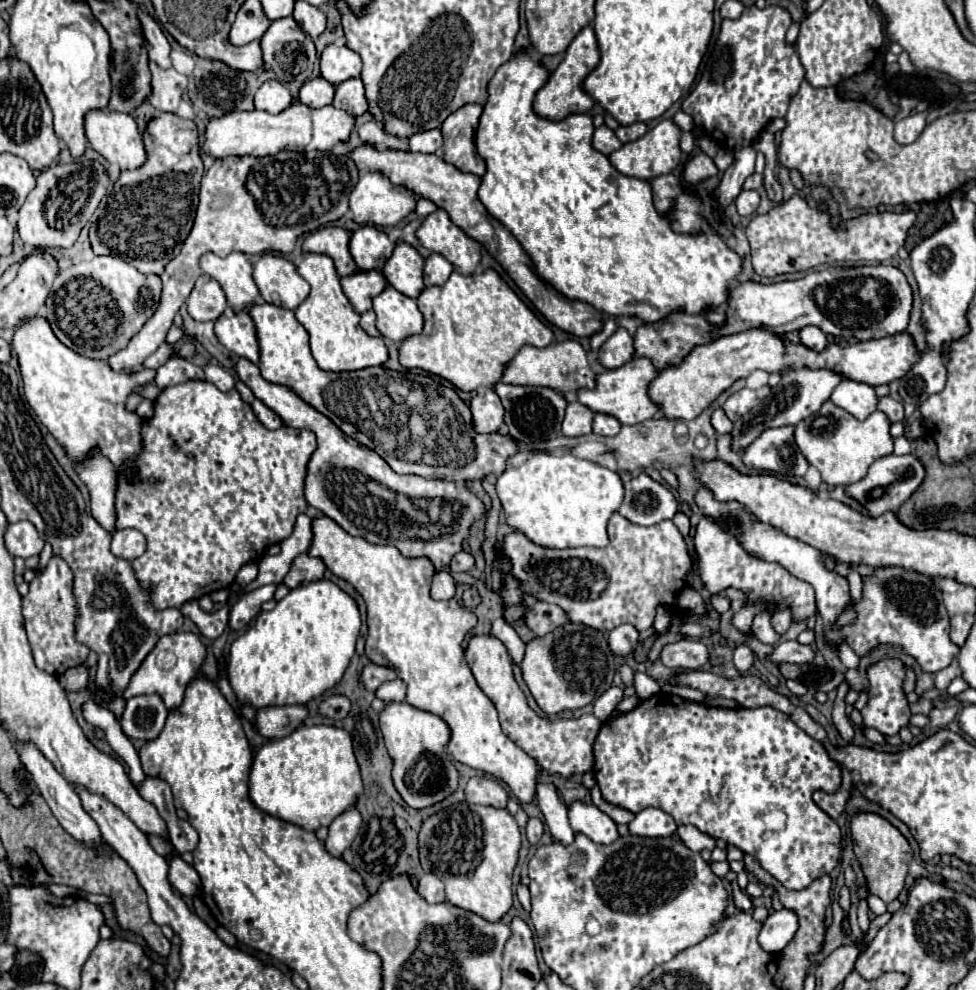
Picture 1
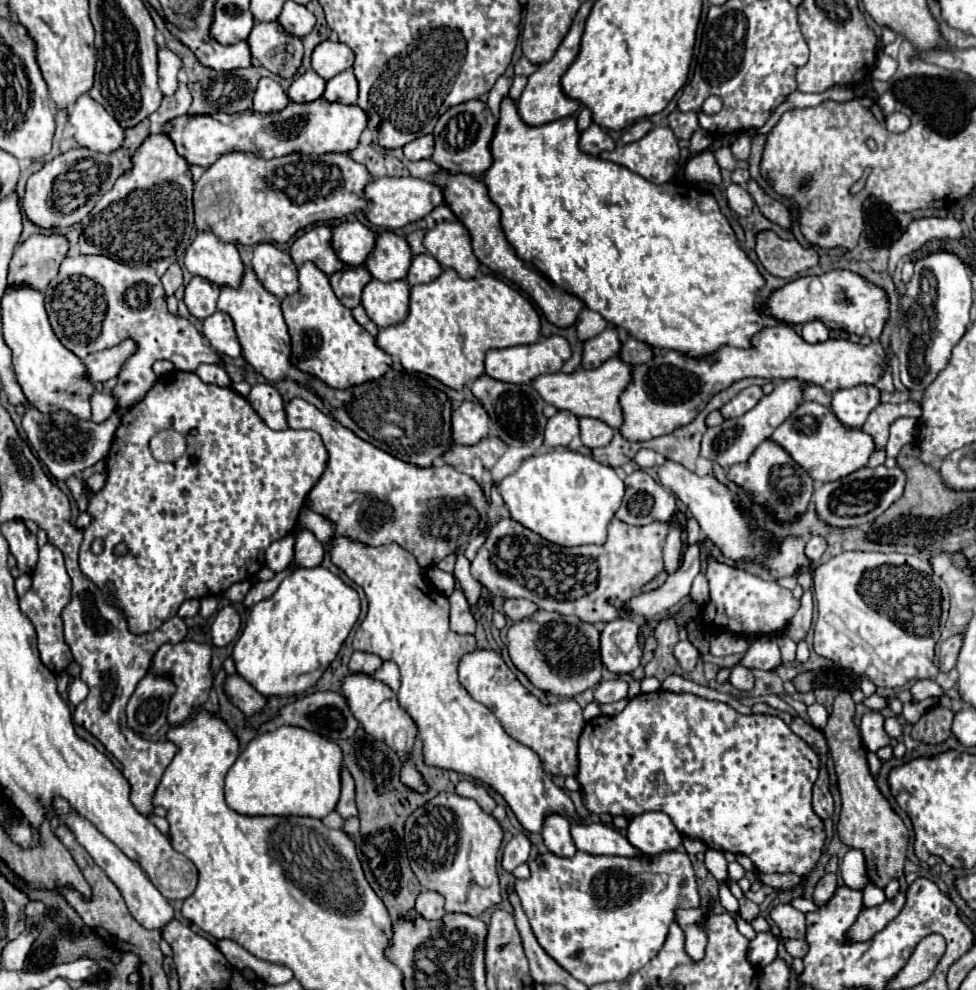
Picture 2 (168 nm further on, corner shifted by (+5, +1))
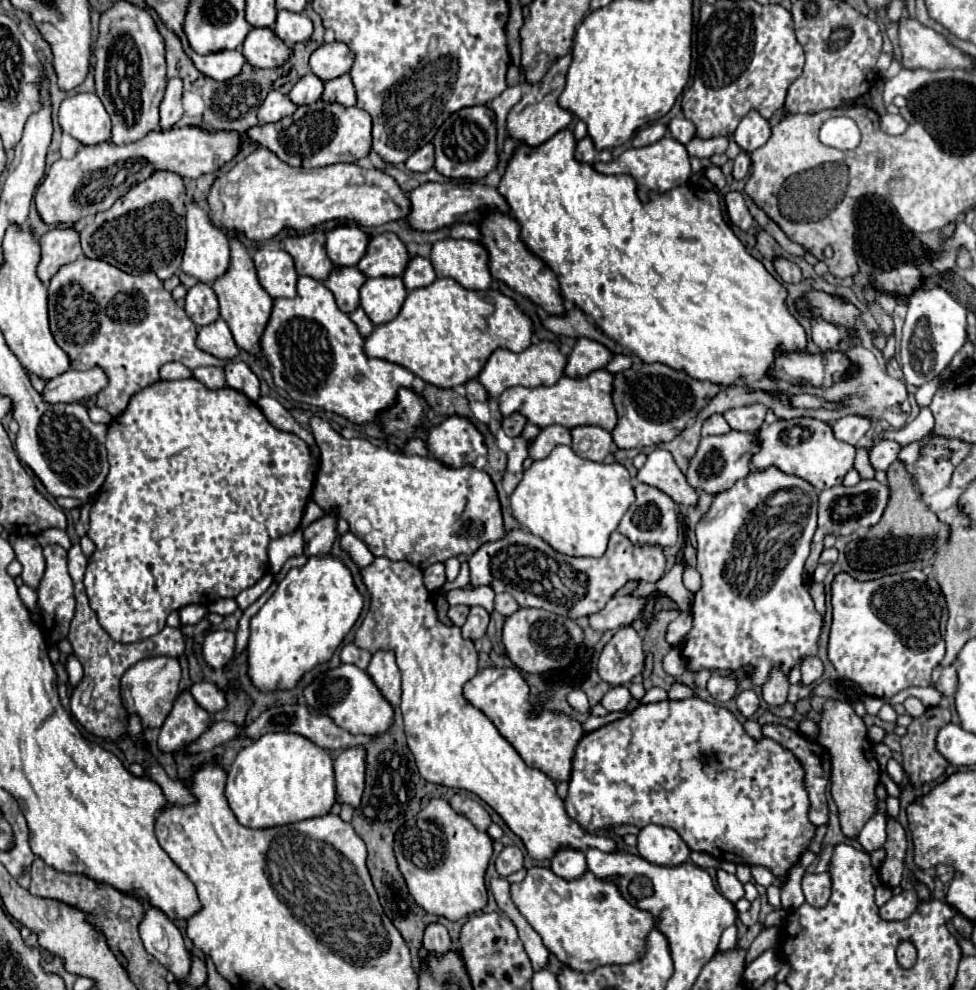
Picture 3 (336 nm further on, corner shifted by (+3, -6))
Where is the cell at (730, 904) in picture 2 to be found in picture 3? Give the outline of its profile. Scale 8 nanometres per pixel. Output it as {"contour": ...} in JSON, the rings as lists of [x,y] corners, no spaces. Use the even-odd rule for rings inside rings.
{"contour":[[[733,925],[733,927],[729,927],[729,929],[723,931],[721,941],[719,941],[719,945],[717,945],[717,953],[731,951],[735,945],[737,945],[737,927]]]}

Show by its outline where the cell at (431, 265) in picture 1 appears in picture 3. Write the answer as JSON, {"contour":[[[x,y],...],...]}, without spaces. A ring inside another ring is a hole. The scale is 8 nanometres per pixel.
{"contour":[[[411,257],[411,261],[405,267],[405,273],[403,273],[403,283],[405,283],[407,291],[419,289],[419,287],[427,287],[435,279],[437,279],[437,275],[435,275],[435,269],[433,269],[429,259]]]}

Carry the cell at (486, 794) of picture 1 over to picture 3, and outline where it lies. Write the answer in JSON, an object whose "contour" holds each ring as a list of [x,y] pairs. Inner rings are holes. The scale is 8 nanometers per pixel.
{"contour":[[[453,795],[451,801],[449,801],[449,805],[451,805],[459,815],[467,817],[467,819],[475,825],[475,829],[479,829],[479,831],[487,831],[487,827],[491,825],[489,813],[487,813],[477,801],[473,801],[473,799],[465,797],[465,795]]]}

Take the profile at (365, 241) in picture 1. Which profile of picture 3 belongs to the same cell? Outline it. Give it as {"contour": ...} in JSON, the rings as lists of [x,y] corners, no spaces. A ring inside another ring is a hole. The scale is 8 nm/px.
{"contour":[[[341,225],[327,233],[327,255],[333,265],[351,267],[367,251],[367,235],[357,225]]]}

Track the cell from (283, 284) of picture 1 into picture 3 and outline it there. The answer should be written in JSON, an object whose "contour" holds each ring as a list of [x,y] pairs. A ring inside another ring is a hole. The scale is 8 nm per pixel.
{"contour":[[[259,249],[253,257],[255,269],[259,275],[261,287],[275,299],[275,297],[295,297],[295,283],[297,271],[293,265],[293,257],[279,249]]]}

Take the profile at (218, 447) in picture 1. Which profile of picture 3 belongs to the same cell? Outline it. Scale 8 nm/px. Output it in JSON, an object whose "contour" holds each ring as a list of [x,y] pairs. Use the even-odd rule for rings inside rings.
{"contour":[[[189,377],[181,381],[157,381],[141,391],[137,391],[127,409],[115,417],[109,423],[107,431],[107,451],[109,451],[109,475],[91,505],[91,529],[87,531],[89,539],[97,545],[97,551],[89,557],[89,567],[85,573],[85,589],[89,597],[89,605],[99,617],[101,627],[119,643],[135,643],[141,639],[147,639],[155,633],[159,633],[165,627],[165,619],[171,611],[177,611],[189,603],[197,605],[211,605],[221,597],[237,597],[243,589],[257,583],[267,571],[267,545],[271,539],[277,539],[281,535],[293,533],[303,517],[305,505],[309,501],[309,493],[315,483],[317,467],[313,461],[313,455],[309,453],[309,447],[303,439],[299,439],[293,433],[285,433],[275,429],[257,403],[247,399],[245,393],[235,391],[231,387],[221,389],[207,389],[201,381]]]}

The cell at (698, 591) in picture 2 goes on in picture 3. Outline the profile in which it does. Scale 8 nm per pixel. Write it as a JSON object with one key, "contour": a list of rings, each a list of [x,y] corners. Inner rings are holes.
{"contour":[[[685,565],[683,583],[685,583],[685,587],[687,587],[691,593],[697,593],[697,589],[699,589],[699,585],[701,585],[701,577],[699,577],[699,573],[697,573],[693,567]]]}

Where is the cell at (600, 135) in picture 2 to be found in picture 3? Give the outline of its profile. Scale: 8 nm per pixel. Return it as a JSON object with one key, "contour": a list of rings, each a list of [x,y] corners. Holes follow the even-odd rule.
{"contour":[[[589,137],[581,139],[575,149],[575,159],[587,165],[593,165],[595,161],[611,161],[611,151],[597,151],[593,147],[593,141]]]}

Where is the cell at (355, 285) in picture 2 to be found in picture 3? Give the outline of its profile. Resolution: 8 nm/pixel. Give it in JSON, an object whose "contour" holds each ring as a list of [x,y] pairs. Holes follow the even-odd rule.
{"contour":[[[335,267],[323,283],[335,295],[337,307],[343,313],[351,313],[359,307],[359,289],[365,283],[365,275],[359,273],[359,269]]]}

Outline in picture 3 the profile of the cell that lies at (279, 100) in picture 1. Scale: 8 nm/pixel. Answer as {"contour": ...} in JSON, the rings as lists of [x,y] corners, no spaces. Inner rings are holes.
{"contour":[[[271,91],[267,95],[267,99],[263,101],[263,105],[257,111],[257,117],[263,123],[277,123],[283,117],[291,117],[297,111],[297,105],[283,93],[279,91]]]}

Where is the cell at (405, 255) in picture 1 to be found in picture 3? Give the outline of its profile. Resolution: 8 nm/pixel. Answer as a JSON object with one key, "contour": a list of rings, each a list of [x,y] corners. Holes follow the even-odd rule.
{"contour":[[[381,233],[371,237],[367,253],[357,263],[365,277],[401,277],[407,267],[409,253],[395,233]]]}

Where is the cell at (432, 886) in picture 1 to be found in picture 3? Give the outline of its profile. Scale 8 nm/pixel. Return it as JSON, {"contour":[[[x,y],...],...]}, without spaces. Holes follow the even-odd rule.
{"contour":[[[433,923],[425,929],[425,939],[423,939],[423,947],[433,953],[435,957],[441,957],[445,953],[449,953],[453,949],[453,941],[447,933],[447,929],[441,923]]]}

